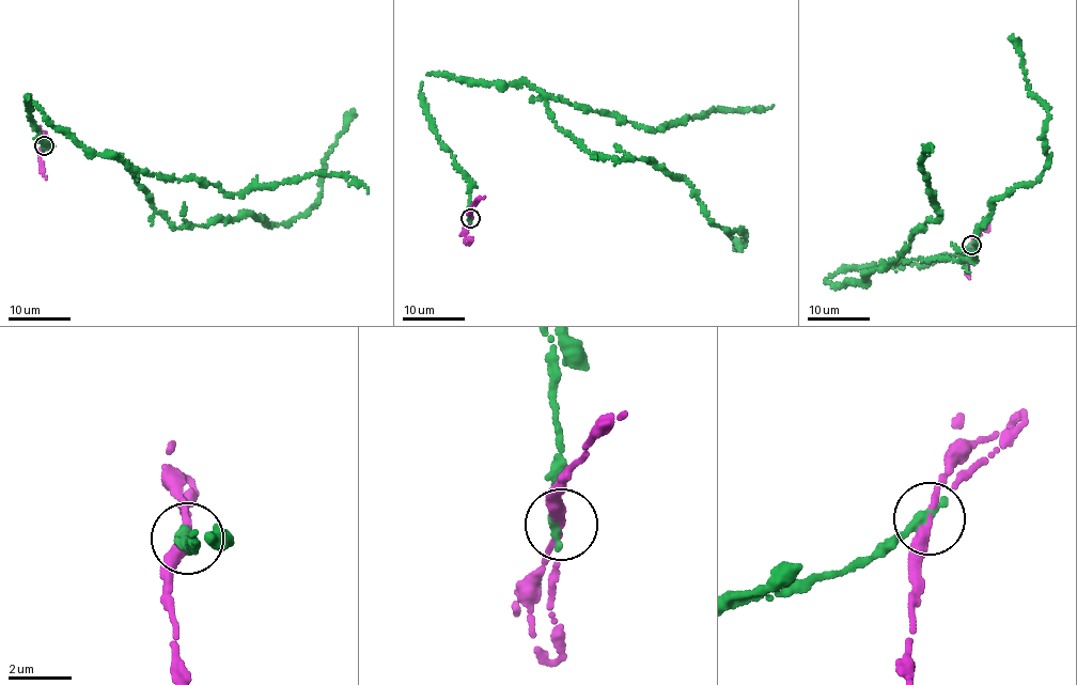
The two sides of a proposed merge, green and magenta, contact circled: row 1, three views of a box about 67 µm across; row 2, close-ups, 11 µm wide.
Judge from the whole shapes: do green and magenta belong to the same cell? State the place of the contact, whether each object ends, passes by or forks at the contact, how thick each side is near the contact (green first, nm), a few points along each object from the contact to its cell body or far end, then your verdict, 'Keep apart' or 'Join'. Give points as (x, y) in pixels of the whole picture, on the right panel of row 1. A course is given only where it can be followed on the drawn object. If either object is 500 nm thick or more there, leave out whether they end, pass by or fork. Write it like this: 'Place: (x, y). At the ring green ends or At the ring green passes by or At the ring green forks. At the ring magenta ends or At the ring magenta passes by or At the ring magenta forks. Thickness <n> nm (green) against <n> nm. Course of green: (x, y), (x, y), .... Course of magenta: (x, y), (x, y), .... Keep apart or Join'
Place: (971, 245). At the ring green ends. At the ring magenta passes by. Thickness 400 nm (green) against 260 nm. Course of green: (971, 245), (825, 279), (972, 260), (996, 199), (1038, 178), (1048, 109), (1012, 35). Course of magenta: (971, 245), (968, 278). Join

